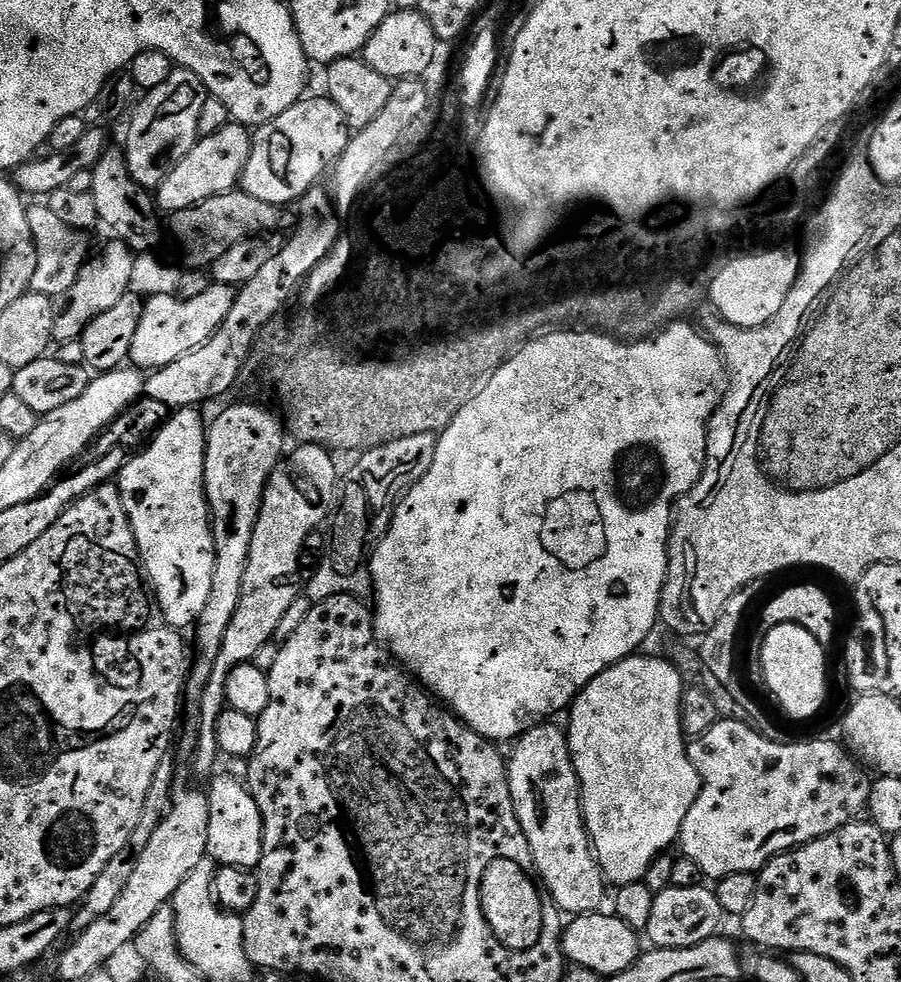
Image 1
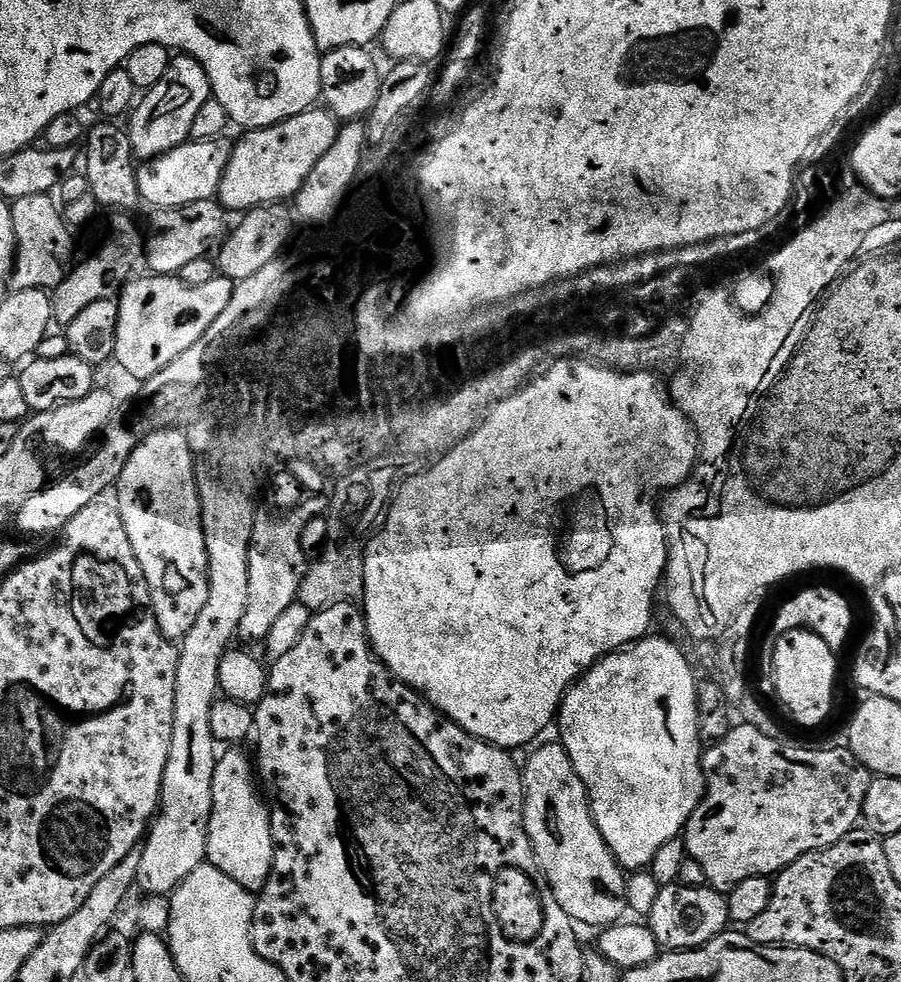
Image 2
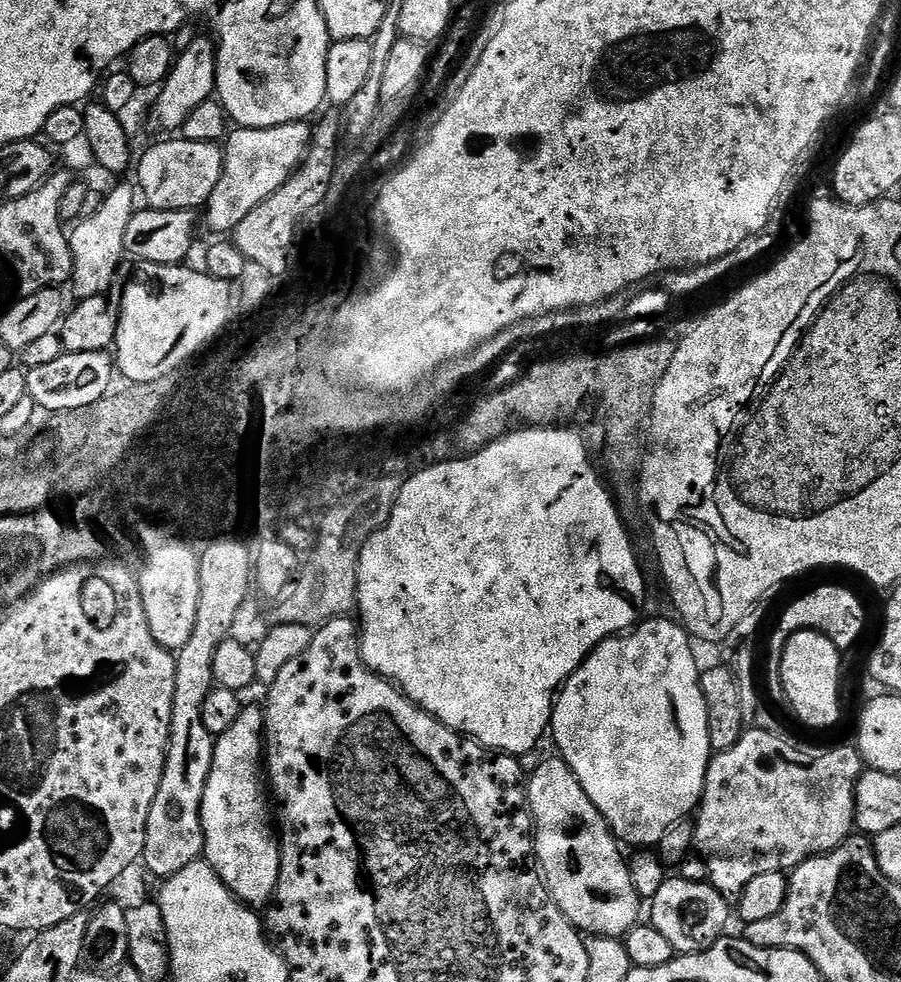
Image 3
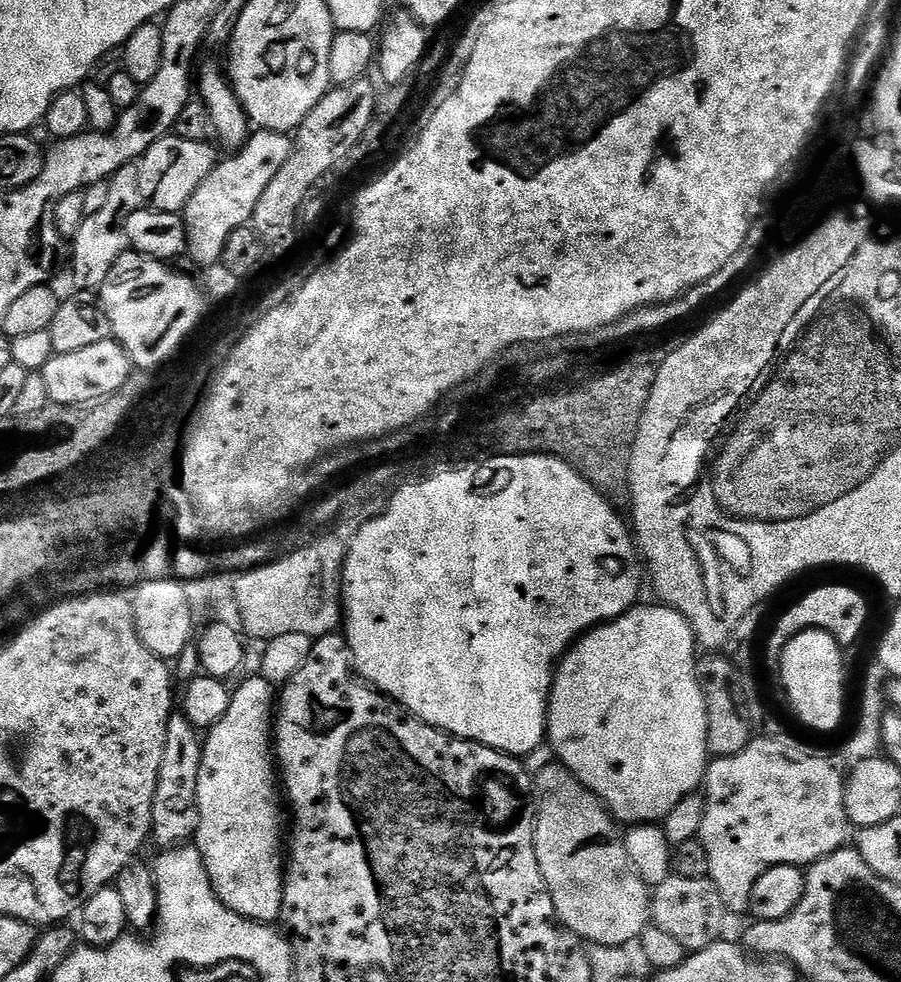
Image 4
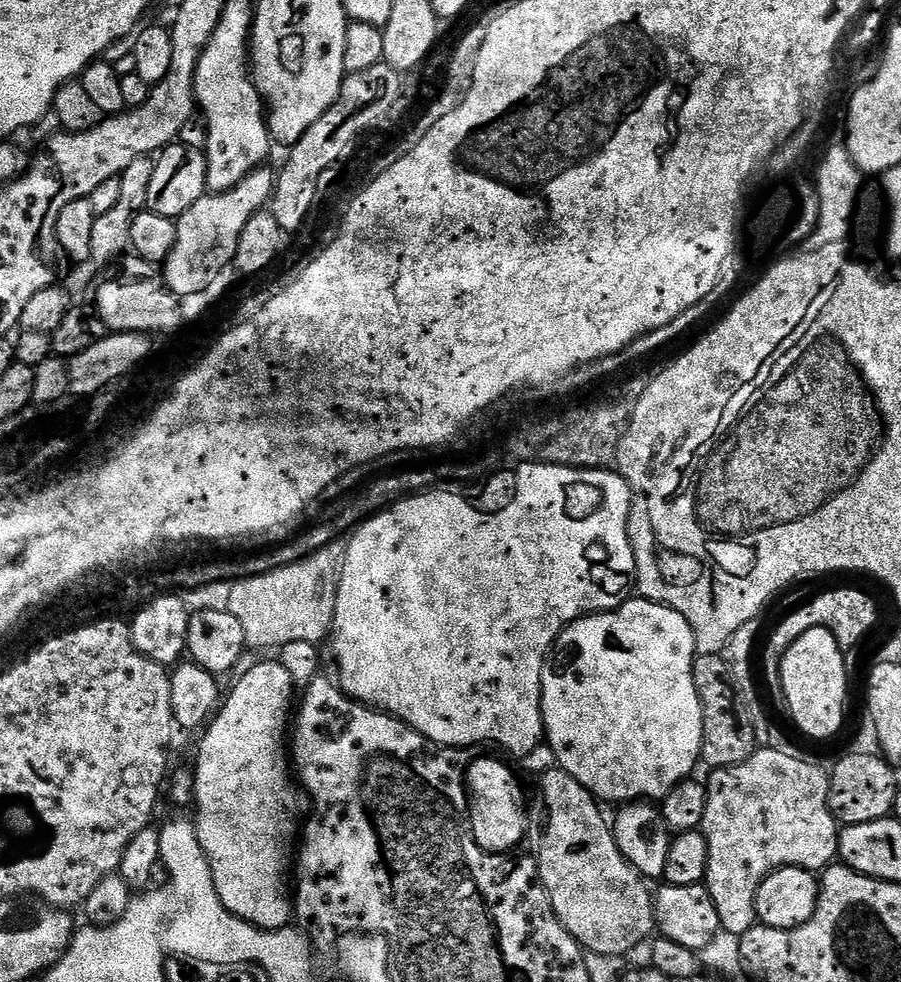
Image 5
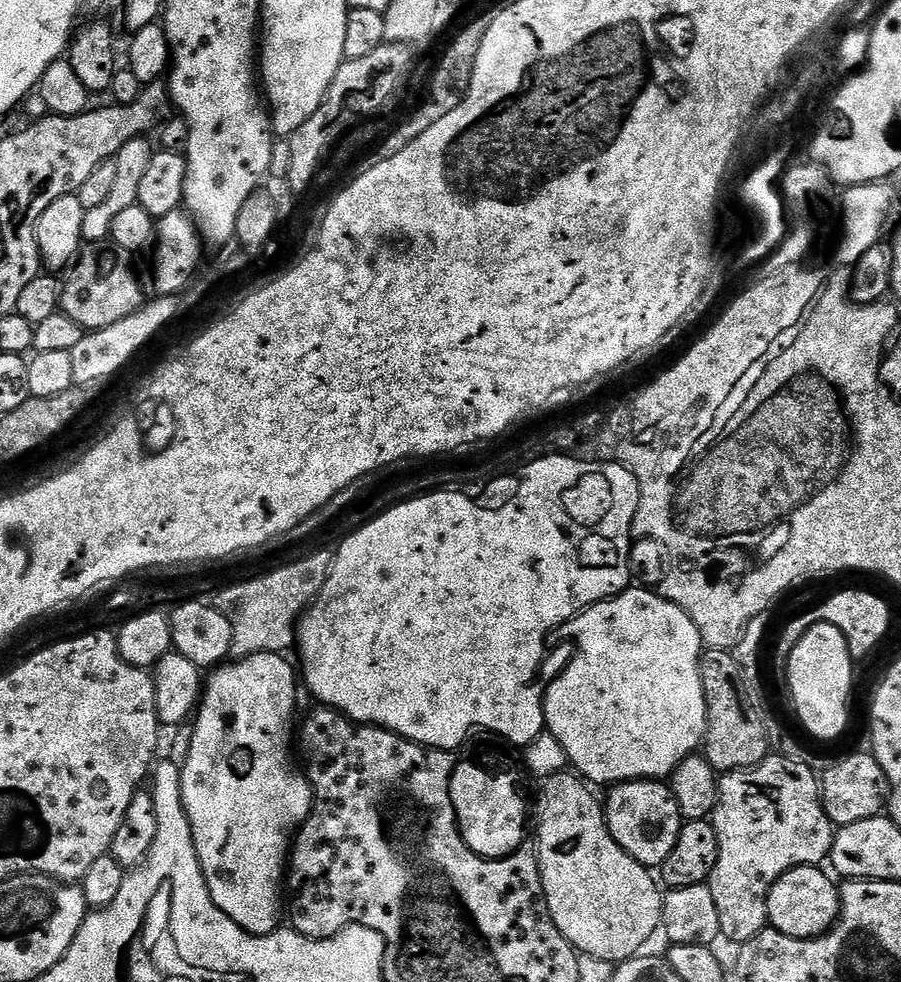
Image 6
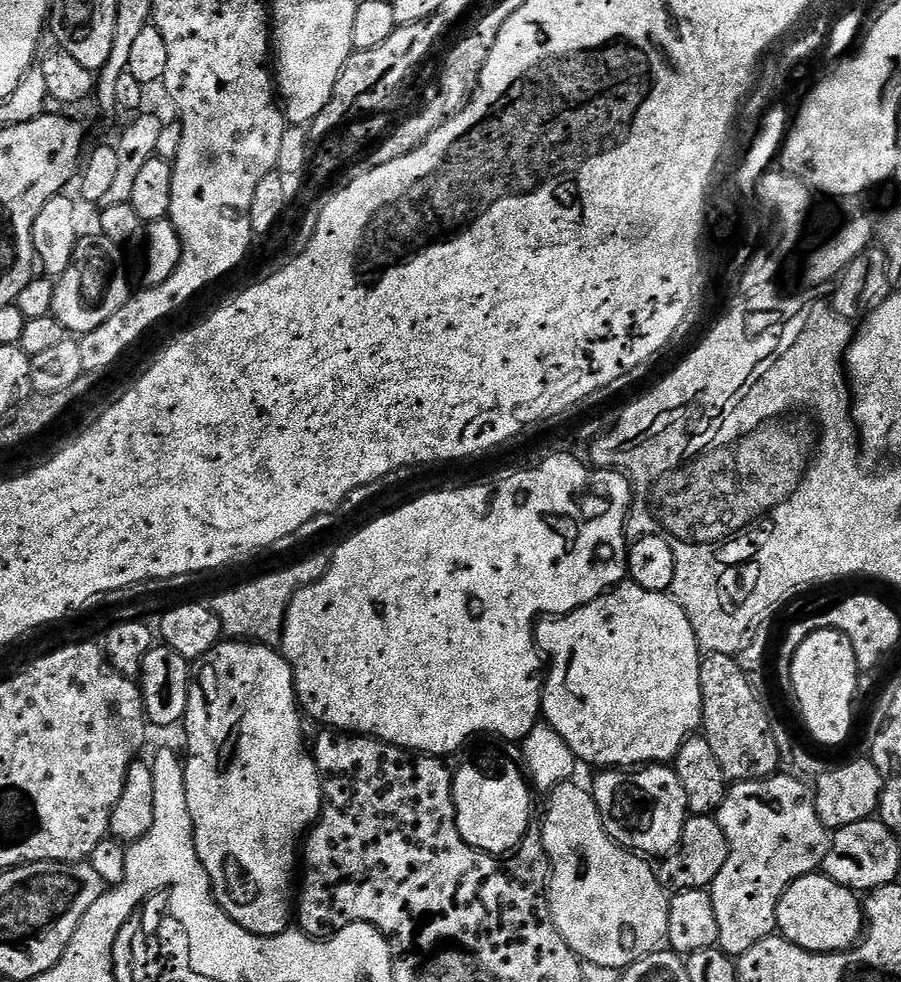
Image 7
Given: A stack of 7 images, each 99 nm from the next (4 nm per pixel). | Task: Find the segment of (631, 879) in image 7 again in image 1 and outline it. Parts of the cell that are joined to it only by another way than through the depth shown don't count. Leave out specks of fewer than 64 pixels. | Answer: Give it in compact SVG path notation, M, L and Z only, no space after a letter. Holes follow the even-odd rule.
M552 722L537 724L516 740L514 756L512 760L507 761L510 794L514 798L514 810L518 814L518 822L530 842L538 874L554 898L556 907L564 914L591 914L601 907L606 881L604 873L600 871L596 854L592 850L592 841L588 839L588 830L584 826L580 780L572 765L568 737L563 727L555 728L554 725Z

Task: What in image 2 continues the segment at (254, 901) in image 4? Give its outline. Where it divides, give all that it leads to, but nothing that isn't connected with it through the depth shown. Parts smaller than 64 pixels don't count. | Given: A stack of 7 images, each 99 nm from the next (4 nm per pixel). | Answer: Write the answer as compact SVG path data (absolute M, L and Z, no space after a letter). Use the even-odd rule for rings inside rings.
M228 750L216 761L212 817L208 827L208 859L226 878L234 878L238 886L259 894L266 886L274 862L272 813L265 797L256 789L258 776L253 761L244 750Z

